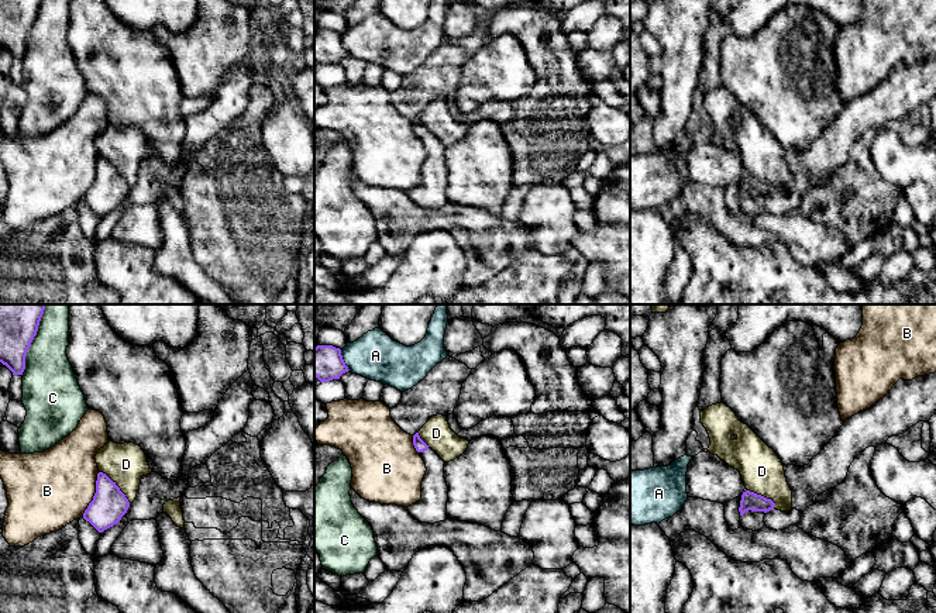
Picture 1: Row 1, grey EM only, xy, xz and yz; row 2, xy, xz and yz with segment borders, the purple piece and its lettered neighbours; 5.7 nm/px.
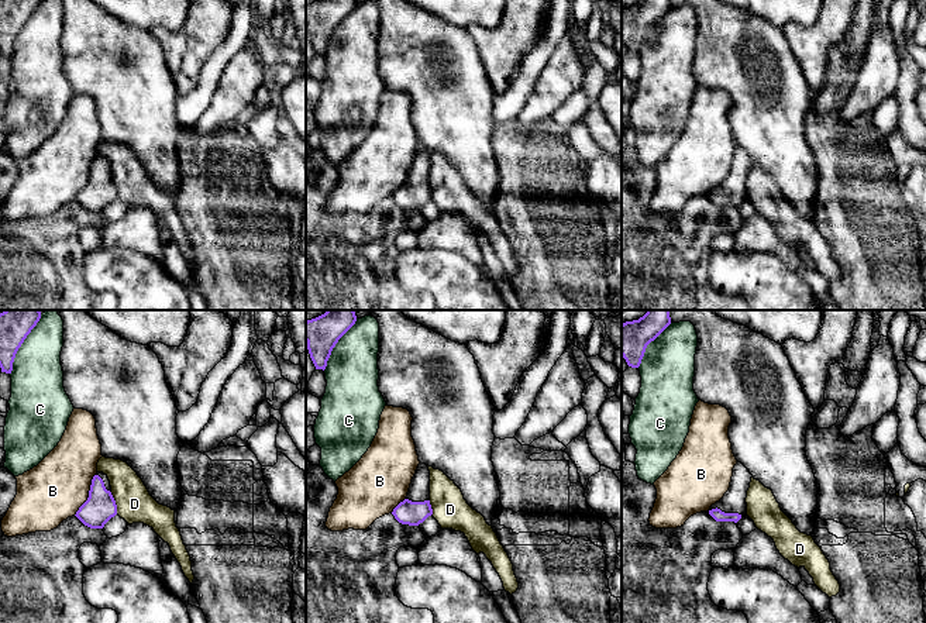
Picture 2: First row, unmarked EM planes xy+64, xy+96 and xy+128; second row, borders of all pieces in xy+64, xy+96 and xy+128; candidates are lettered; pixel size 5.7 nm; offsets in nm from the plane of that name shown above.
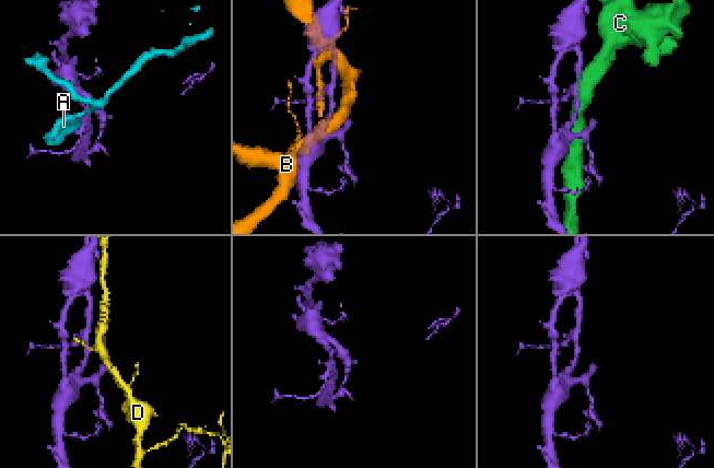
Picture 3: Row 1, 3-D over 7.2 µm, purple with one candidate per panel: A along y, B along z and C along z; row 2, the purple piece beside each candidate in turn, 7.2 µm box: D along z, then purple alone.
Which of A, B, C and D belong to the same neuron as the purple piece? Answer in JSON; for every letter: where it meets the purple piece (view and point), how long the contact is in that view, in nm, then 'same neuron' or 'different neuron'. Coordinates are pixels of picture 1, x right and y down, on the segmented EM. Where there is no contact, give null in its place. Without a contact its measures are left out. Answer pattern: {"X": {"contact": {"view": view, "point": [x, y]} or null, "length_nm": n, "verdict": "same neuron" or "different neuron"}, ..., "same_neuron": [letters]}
{"A": {"contact": {"view": "xz", "point": [343, 360]}, "length_nm": 130, "verdict": "different neuron"}, "B": {"contact": {"view": "xy", "point": [95, 495]}, "length_nm": 280, "verdict": "different neuron"}, "C": {"contact": {"view": "xy", "point": [33, 338]}, "length_nm": 420, "verdict": "different neuron"}, "D": {"contact": {"view": "xy", "point": [116, 485]}, "length_nm": 260, "verdict": "different neuron"}, "same_neuron": []}

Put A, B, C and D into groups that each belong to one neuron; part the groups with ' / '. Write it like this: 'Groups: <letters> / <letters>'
Groups: A / B / C / D

